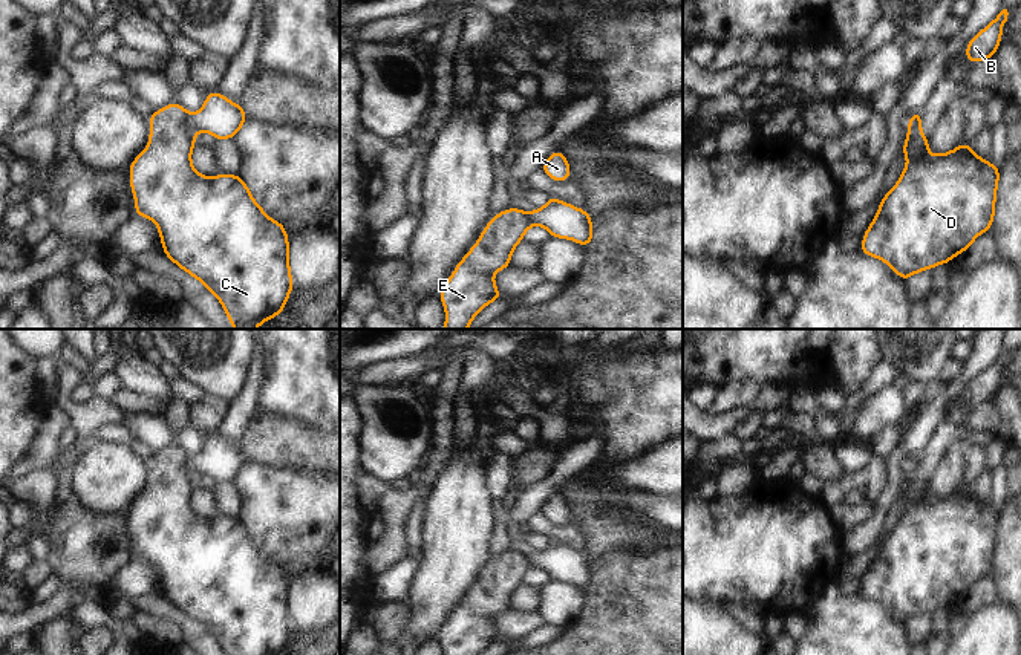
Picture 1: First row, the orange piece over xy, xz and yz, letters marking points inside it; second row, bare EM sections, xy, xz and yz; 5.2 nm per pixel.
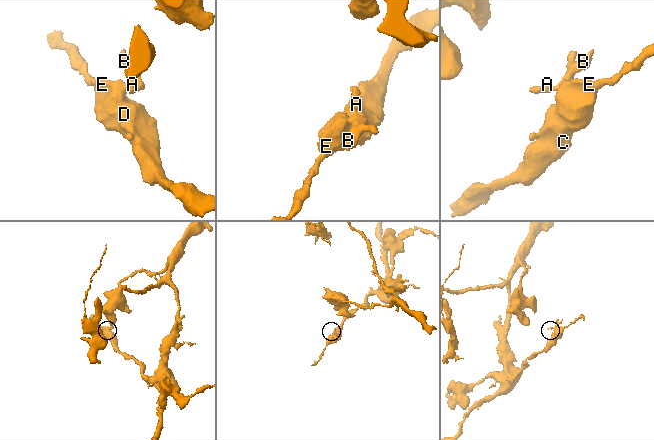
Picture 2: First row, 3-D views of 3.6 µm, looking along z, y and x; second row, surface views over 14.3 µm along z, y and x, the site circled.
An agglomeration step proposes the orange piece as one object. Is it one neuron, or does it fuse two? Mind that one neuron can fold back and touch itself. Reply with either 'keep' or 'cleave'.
cleave

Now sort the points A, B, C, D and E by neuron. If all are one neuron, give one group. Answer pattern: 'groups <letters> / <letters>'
groups A B / C D E

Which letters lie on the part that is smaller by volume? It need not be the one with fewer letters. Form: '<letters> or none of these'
A, B

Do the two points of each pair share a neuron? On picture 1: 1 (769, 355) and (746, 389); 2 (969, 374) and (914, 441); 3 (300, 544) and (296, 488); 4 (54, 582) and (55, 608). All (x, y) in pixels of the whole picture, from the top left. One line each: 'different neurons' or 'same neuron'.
1: different neurons
2: same neuron
3: same neuron
4: different neurons

